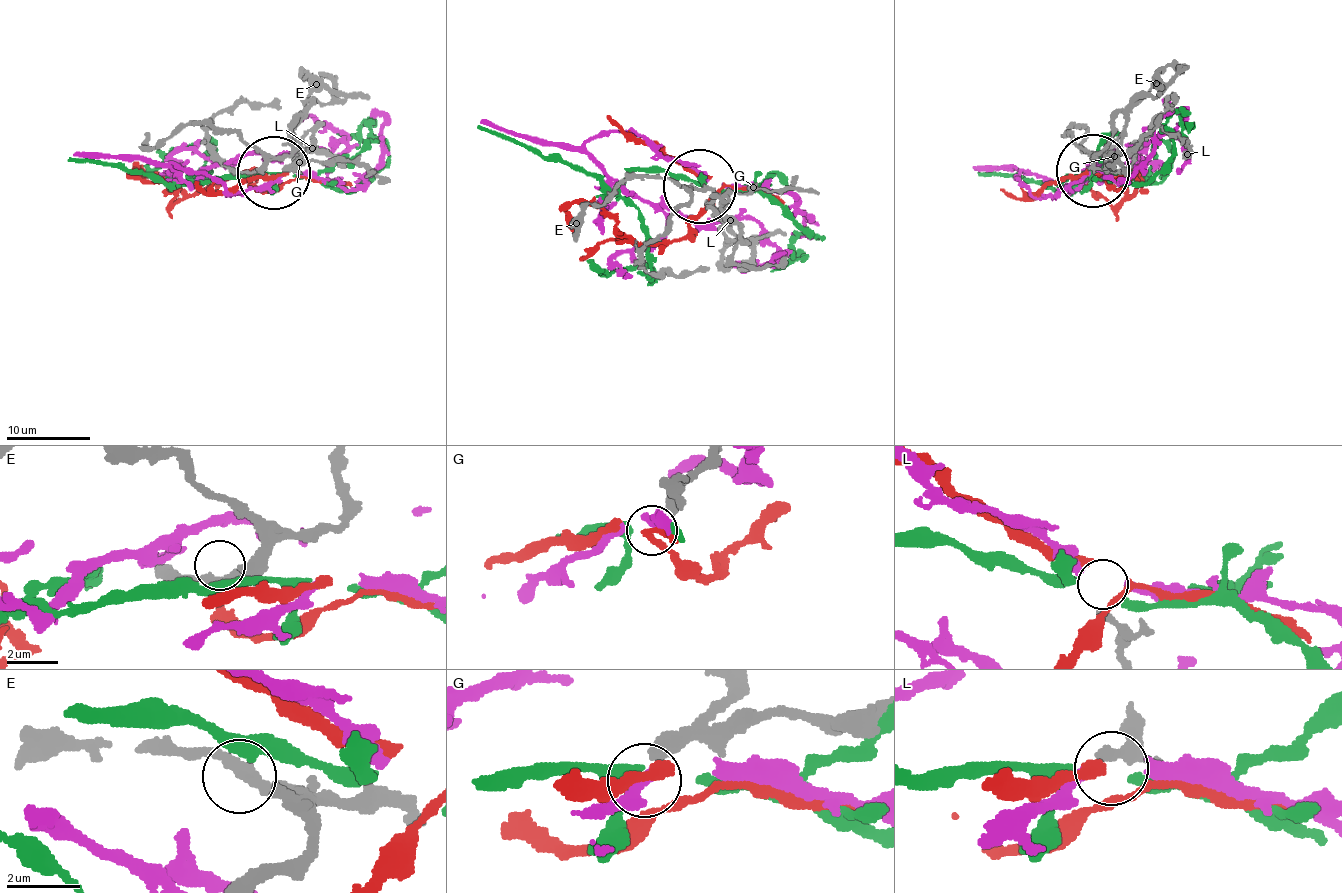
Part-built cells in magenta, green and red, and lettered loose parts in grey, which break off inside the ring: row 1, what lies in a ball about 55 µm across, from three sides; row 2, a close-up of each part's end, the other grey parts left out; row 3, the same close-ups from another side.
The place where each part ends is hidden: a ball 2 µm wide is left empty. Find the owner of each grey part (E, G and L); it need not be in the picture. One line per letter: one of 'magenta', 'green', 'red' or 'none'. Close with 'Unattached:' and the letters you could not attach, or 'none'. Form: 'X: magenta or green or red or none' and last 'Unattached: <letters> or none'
E: none
G: none
L: red
Unattached: E, G

